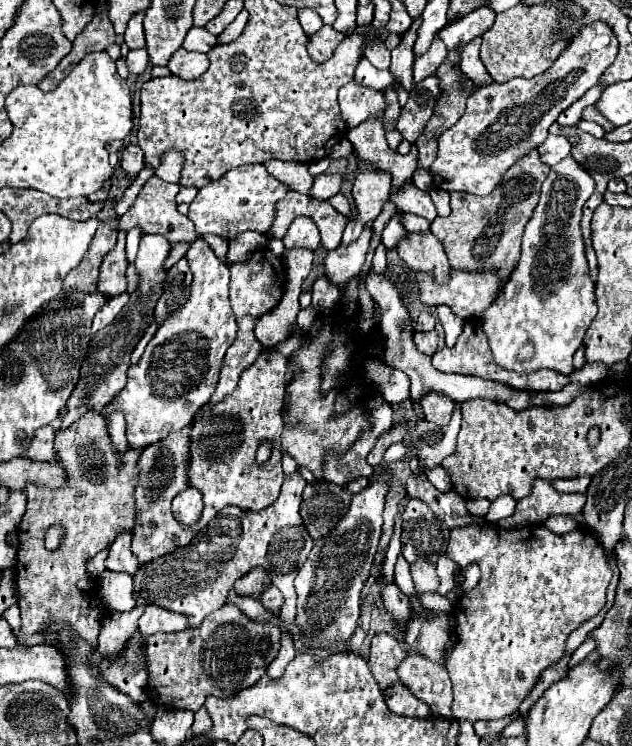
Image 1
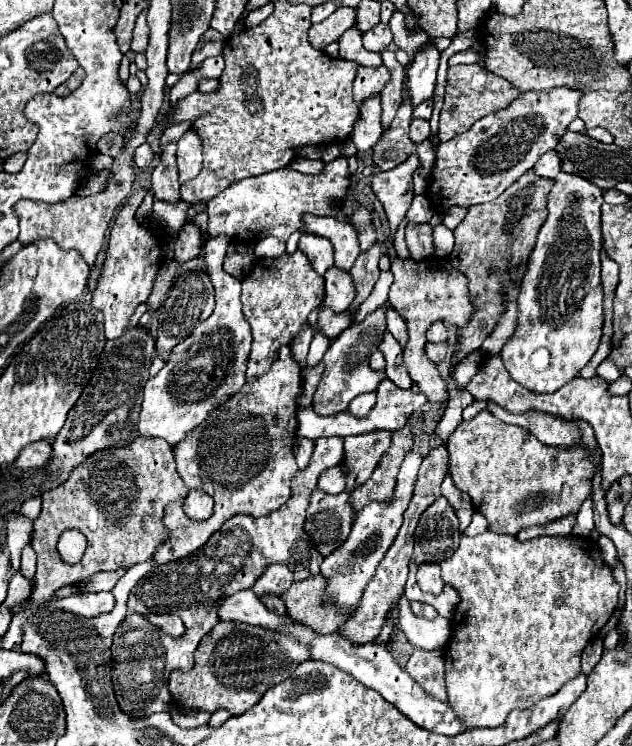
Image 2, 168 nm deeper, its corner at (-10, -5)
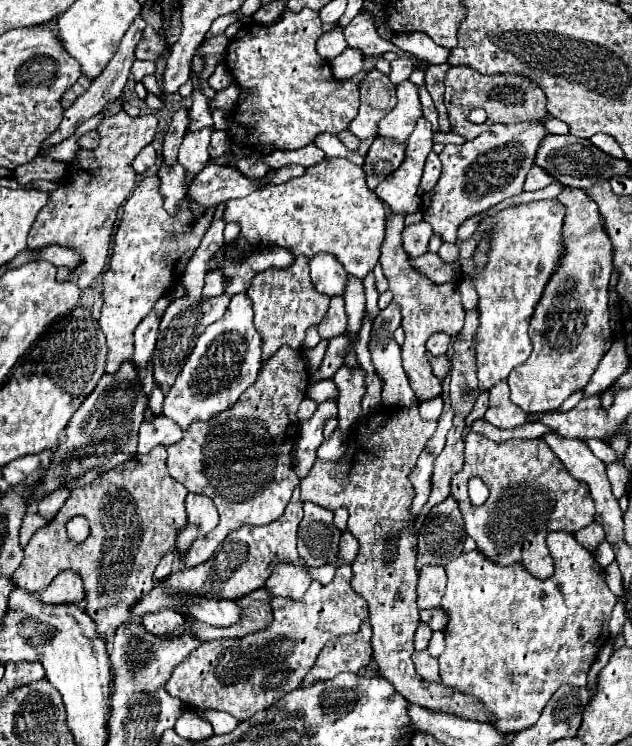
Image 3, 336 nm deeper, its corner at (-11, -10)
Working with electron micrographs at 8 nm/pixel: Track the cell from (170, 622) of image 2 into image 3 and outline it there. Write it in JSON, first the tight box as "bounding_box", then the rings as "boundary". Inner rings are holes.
{"bounding_box":[142,608,184,638],"boundary":[[[164,608],[164,610],[154,612],[154,614],[144,614],[142,616],[142,624],[152,634],[158,634],[158,636],[166,638],[166,636],[170,636],[174,630],[178,630],[184,624],[184,616],[178,614],[176,610]]]}

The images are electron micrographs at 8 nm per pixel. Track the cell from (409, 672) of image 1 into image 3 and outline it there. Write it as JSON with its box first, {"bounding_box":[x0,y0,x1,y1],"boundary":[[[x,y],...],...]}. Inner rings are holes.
{"bounding_box":[412,650,440,682],"boundary":[[[426,650],[424,652],[414,652],[412,662],[416,666],[416,672],[428,680],[428,682],[440,682],[440,672],[438,672],[438,660],[432,658]]]}

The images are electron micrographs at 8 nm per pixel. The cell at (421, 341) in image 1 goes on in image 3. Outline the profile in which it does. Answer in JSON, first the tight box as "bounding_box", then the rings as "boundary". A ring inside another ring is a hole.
{"bounding_box":[427,352,450,378],"boundary":[[[427,352],[428,362],[432,364],[432,372],[434,372],[434,376],[436,378],[444,378],[446,374],[448,374],[448,370],[450,370],[450,360],[448,360],[448,356],[434,356],[434,354],[430,354]]]}

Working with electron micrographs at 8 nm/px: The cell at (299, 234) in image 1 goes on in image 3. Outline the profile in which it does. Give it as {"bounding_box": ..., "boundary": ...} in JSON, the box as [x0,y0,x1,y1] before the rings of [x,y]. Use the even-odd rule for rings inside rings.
{"bounding_box":[310,254,346,296],"boundary":[[[316,254],[310,258],[310,278],[318,292],[336,296],[344,292],[346,270],[332,254]]]}

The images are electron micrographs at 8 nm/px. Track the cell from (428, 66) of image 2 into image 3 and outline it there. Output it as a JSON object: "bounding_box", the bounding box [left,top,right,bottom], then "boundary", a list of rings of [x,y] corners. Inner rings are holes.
{"bounding_box":[380,82,422,142],"boundary":[[[402,82],[398,86],[398,102],[396,106],[380,120],[380,136],[392,136],[394,140],[406,142],[406,138],[412,134],[416,120],[422,118],[422,102],[420,102],[420,88],[416,84]]]}

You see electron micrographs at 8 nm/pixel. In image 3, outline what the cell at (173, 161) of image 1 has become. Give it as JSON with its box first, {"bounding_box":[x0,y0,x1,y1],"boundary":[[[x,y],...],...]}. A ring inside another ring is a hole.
{"bounding_box":[178,128,212,174],"boundary":[[[202,128],[196,132],[186,132],[184,142],[178,152],[178,162],[188,174],[198,174],[208,164],[208,144],[212,128]]]}

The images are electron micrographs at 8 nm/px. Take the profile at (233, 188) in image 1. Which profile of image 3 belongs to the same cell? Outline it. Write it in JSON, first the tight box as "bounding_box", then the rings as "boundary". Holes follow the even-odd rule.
{"bounding_box":[224,158,386,278],"boundary":[[[324,158],[322,162],[306,168],[306,174],[300,178],[292,178],[284,184],[266,184],[240,200],[228,200],[224,208],[224,222],[240,224],[240,236],[252,248],[268,248],[282,246],[292,250],[296,256],[312,256],[320,252],[334,254],[348,274],[356,278],[364,278],[370,270],[374,270],[380,258],[380,246],[384,242],[386,216],[384,206],[378,196],[368,190],[364,170],[342,158]]]}

